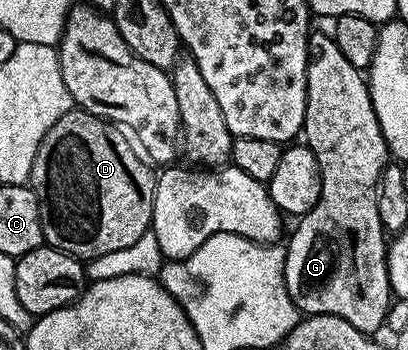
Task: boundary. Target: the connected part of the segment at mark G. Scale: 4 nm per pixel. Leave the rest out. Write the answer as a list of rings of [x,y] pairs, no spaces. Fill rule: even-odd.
[[[328,32],[309,34],[309,66],[307,67],[307,111],[305,112],[305,128],[303,130],[304,144],[308,145],[309,150],[315,155],[317,166],[321,172],[321,194],[311,207],[300,218],[301,221],[293,229],[293,234],[289,237],[289,245],[284,246],[285,251],[285,286],[287,295],[295,303],[295,307],[305,315],[314,313],[334,313],[339,319],[347,319],[351,327],[355,327],[360,333],[376,334],[376,329],[385,321],[385,316],[389,313],[389,297],[391,290],[389,287],[389,259],[387,256],[387,234],[385,228],[381,226],[379,219],[379,207],[377,206],[377,186],[381,180],[381,173],[385,170],[386,165],[390,164],[391,154],[389,145],[385,142],[383,131],[379,127],[379,119],[375,115],[375,107],[371,103],[369,94],[369,82],[366,74],[362,70],[351,67],[351,62],[343,56],[343,51],[333,42],[332,36]]]

